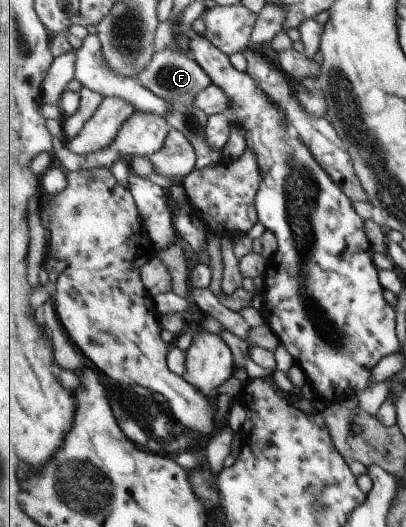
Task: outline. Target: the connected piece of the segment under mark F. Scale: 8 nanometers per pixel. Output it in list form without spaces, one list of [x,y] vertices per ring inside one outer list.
[[[171,48],[157,52],[146,68],[138,74],[137,80],[157,96],[172,103],[172,111],[167,119],[172,128],[179,129],[190,139],[198,155],[198,169],[208,167],[211,163],[217,165],[225,161],[221,151],[214,151],[207,144],[206,128],[209,116],[200,108],[197,108],[193,102],[198,94],[207,90],[207,87],[210,87],[213,83],[189,53],[175,52]]]

